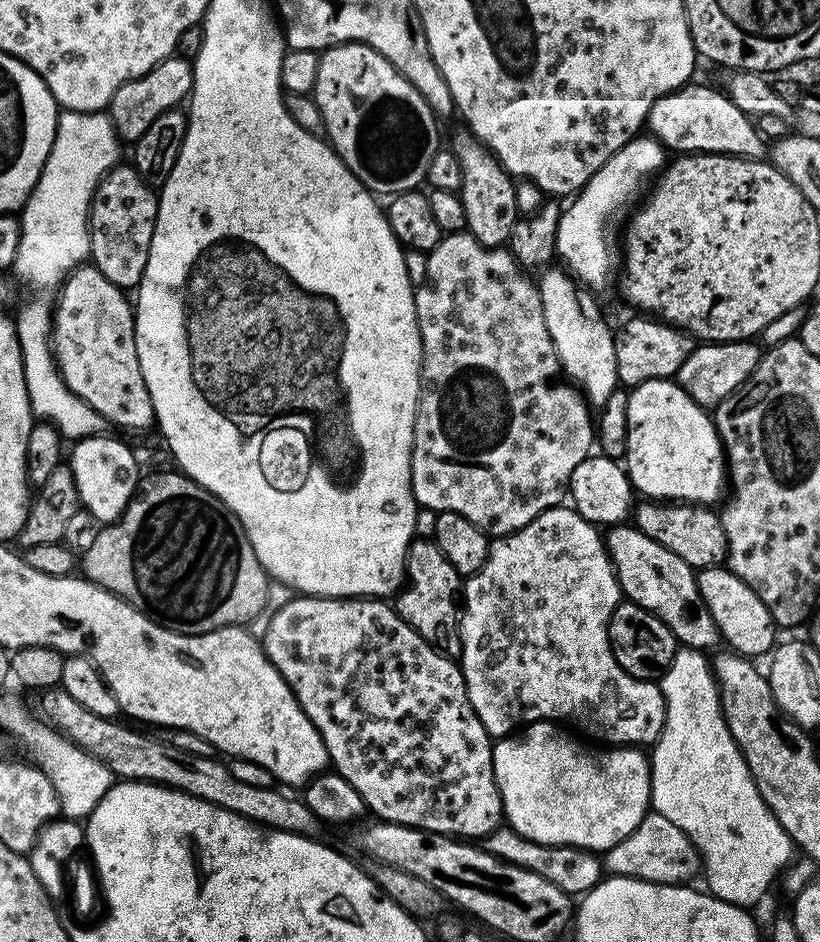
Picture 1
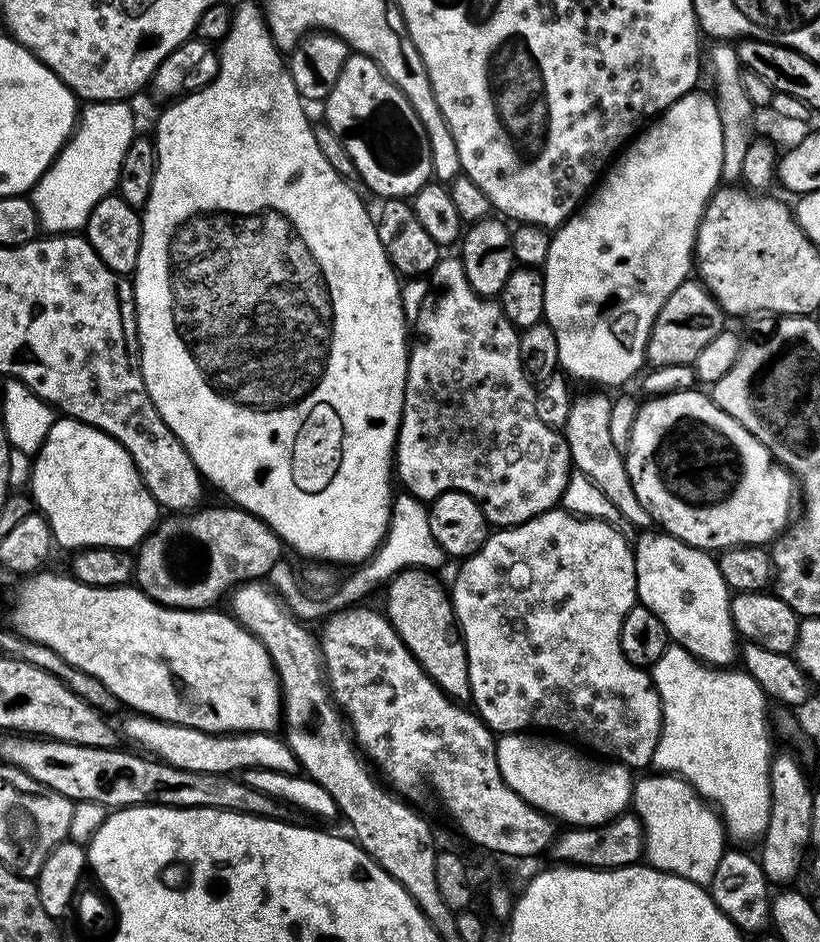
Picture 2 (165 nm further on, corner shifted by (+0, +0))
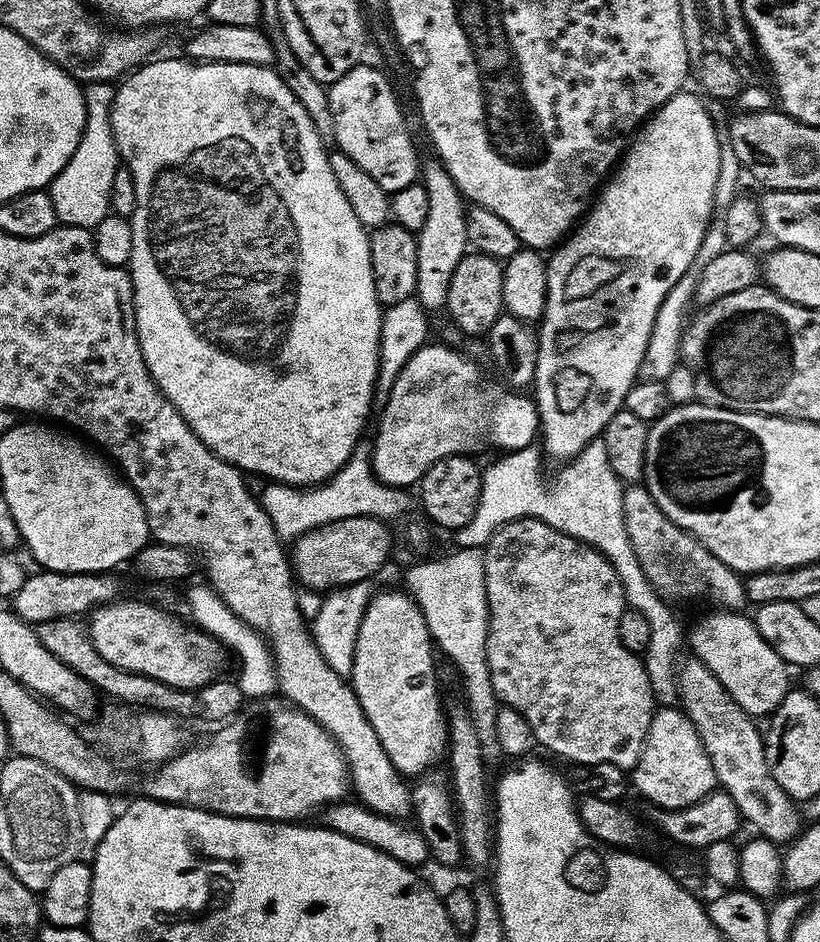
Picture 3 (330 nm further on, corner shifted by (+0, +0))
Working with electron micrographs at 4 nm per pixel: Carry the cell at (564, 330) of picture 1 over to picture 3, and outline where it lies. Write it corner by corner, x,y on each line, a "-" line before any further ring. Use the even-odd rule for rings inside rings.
628,486
624,489
622,498
622,514
626,522
626,534
630,534
630,546
634,546
634,554
638,554
638,562
646,573
650,586
656,589
659,596
669,602
676,600
709,600
712,606
720,610
740,610
745,607
744,580
741,573
733,572
730,566
726,566
702,542
698,542
695,536
691,536
685,528
679,528
654,502
654,498
643,486

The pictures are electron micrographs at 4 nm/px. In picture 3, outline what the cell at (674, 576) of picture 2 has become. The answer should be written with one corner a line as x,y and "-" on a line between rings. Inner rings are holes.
712,610
697,622
686,636
686,644
691,655
698,657
722,682
724,689
742,706
747,716
753,718
771,717
775,709
783,702
790,689
788,683
789,665
773,650
766,638
758,634
755,619
748,620
736,610

